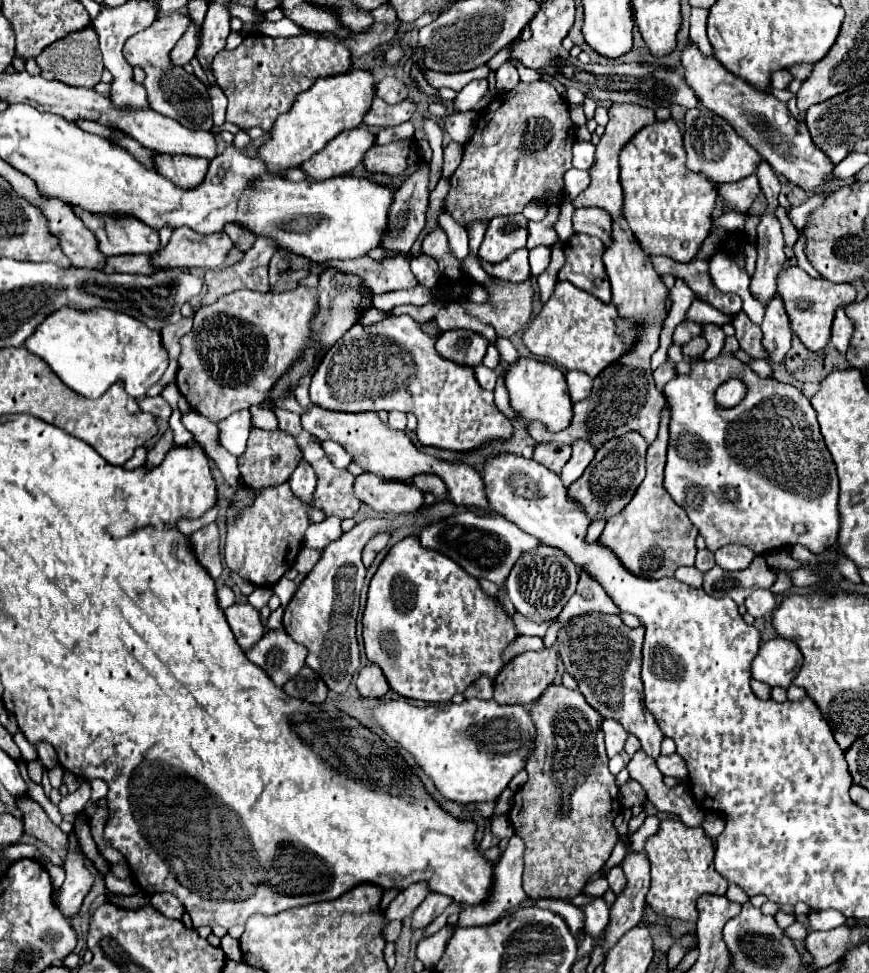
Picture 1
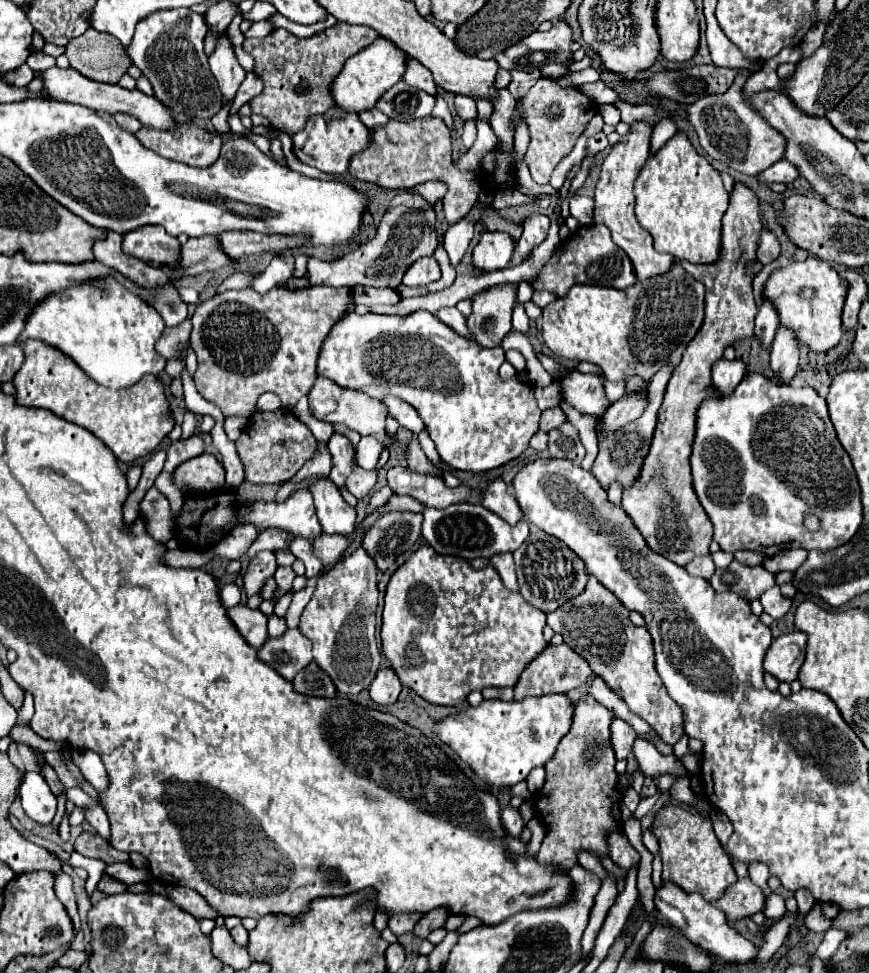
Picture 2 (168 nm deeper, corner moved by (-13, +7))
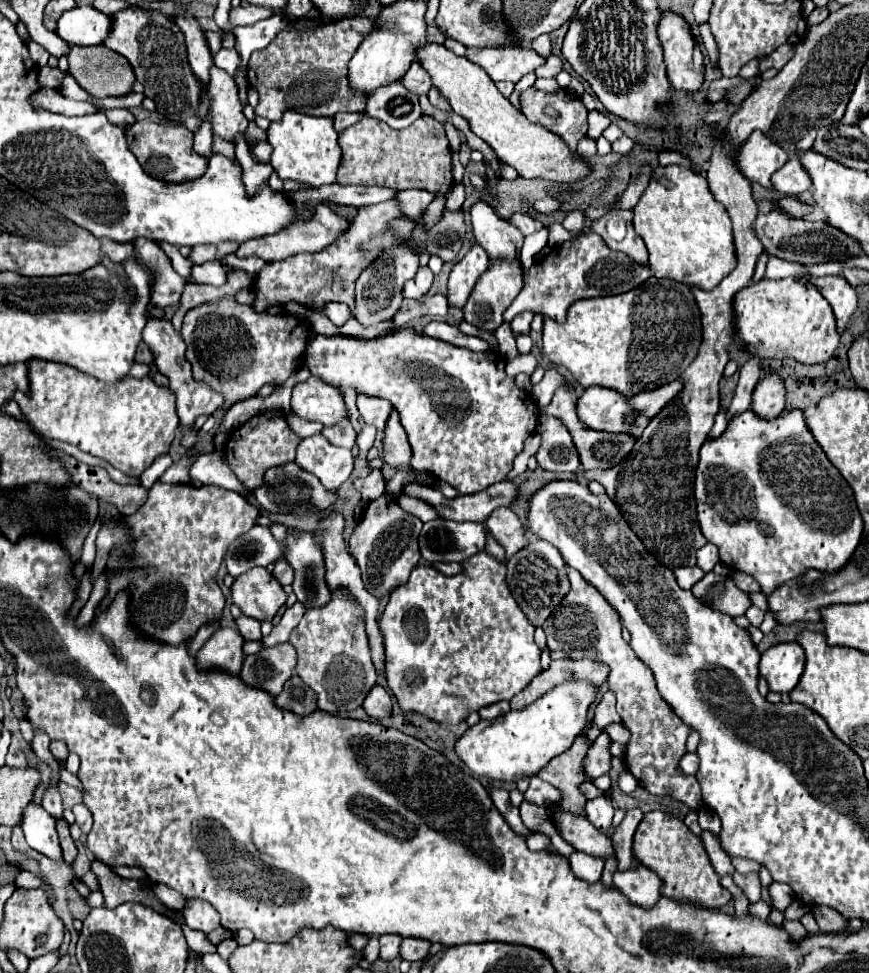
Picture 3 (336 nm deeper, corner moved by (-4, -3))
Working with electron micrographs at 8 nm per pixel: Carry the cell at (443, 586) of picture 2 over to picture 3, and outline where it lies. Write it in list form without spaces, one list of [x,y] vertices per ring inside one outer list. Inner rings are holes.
[[[479,551],[461,565],[461,573],[447,577],[435,567],[421,563],[411,573],[409,583],[391,591],[381,617],[381,631],[385,635],[385,677],[399,707],[403,711],[421,713],[431,721],[451,725],[465,721],[481,707],[511,699],[541,673],[541,649],[533,641],[535,627],[523,615],[507,587],[505,563]]]

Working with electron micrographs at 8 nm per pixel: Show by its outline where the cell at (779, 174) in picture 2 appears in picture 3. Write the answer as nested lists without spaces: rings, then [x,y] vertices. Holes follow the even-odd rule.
[[[791,155],[789,161],[783,165],[783,169],[775,171],[775,175],[771,177],[773,187],[783,193],[783,195],[799,195],[807,189],[811,189],[811,177],[805,171],[805,167],[801,165],[797,155]]]

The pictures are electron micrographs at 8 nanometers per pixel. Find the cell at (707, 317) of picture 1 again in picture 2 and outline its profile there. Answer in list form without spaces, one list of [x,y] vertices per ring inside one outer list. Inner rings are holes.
[[[674,263],[668,273],[636,283],[624,291],[596,285],[574,285],[566,293],[566,297],[556,299],[542,309],[542,339],[558,357],[596,363],[598,367],[602,367],[608,381],[620,381],[628,375],[640,375],[650,381],[664,363],[680,363],[680,357],[688,341],[692,341],[692,337],[700,329],[702,319],[704,285],[692,275],[684,275],[684,269]]]

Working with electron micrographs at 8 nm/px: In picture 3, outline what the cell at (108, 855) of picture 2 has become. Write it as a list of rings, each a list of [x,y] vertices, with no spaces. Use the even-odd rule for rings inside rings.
[[[93,861],[91,863],[91,871],[99,877],[101,883],[101,893],[105,897],[105,907],[117,907],[121,903],[133,901],[133,903],[141,903],[145,907],[155,909],[157,913],[173,919],[175,923],[183,923],[183,915],[173,911],[171,907],[163,905],[151,887],[145,887],[141,881],[133,881],[133,879],[121,879],[117,877],[105,863],[101,861]]]

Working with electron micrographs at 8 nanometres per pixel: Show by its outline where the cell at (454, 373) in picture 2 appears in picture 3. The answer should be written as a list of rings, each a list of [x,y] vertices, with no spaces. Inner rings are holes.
[[[405,329],[385,339],[359,341],[353,337],[325,337],[317,335],[315,341],[307,345],[307,363],[311,363],[311,373],[319,375],[325,383],[345,389],[355,387],[359,393],[383,397],[393,403],[401,415],[401,425],[409,435],[413,449],[411,467],[415,471],[427,471],[435,479],[449,483],[461,495],[477,493],[493,483],[507,477],[513,467],[513,459],[523,449],[523,443],[533,435],[537,425],[537,405],[515,385],[515,379],[505,373],[507,359],[499,351],[473,353],[469,349],[459,349],[447,345],[439,339],[427,339],[425,335]]]

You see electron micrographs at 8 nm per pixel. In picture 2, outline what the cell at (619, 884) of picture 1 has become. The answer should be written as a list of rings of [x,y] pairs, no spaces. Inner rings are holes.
[[[612,833],[612,837],[608,837],[608,847],[610,847],[610,859],[620,865],[622,869],[634,869],[640,861],[640,855],[636,853],[634,847],[630,847],[626,835],[622,833]]]

